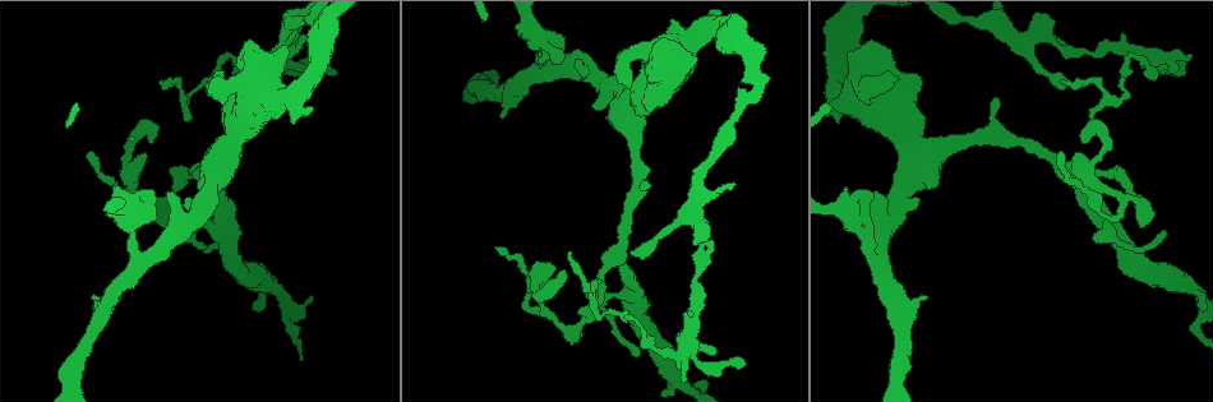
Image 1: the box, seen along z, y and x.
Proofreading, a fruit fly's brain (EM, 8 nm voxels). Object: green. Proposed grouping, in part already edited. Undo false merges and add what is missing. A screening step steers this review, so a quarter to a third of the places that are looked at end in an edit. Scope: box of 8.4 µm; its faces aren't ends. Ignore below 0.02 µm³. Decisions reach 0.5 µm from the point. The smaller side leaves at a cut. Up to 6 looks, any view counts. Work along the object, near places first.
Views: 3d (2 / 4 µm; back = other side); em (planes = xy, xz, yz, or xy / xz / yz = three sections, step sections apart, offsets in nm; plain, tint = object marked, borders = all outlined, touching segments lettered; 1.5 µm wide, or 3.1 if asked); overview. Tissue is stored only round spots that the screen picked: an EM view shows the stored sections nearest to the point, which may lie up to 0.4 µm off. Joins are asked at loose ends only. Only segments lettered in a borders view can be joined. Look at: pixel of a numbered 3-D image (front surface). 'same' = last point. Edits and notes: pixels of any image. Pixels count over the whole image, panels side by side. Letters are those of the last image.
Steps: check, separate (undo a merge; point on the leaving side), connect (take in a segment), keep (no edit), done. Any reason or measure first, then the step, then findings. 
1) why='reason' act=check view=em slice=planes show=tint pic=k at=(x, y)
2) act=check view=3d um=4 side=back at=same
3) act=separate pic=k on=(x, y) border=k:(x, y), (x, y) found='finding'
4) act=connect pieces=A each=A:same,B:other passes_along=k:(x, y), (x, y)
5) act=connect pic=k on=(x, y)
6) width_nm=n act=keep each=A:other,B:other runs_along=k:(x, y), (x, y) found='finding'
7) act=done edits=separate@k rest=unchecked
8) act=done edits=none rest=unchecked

why='sharp bend' act=check view=em slice=planes show=borders pic=1 at=(1159, 65)

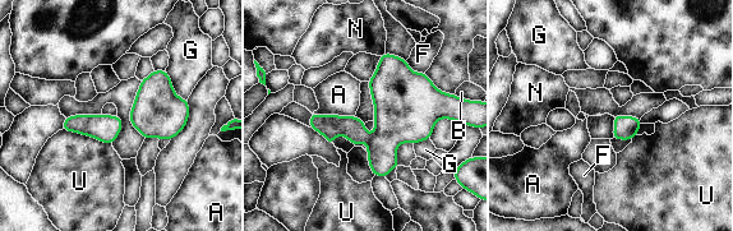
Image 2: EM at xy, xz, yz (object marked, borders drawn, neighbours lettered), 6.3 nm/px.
longest_contact=U:340nm act=separate pic=2 on=(353, 128) each=A:other,B:other,F:other,G:other,N:other,U:other border=2:(370, 137), (367, 142) found='two cells meet here'

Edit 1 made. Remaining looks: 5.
act=check view=overview

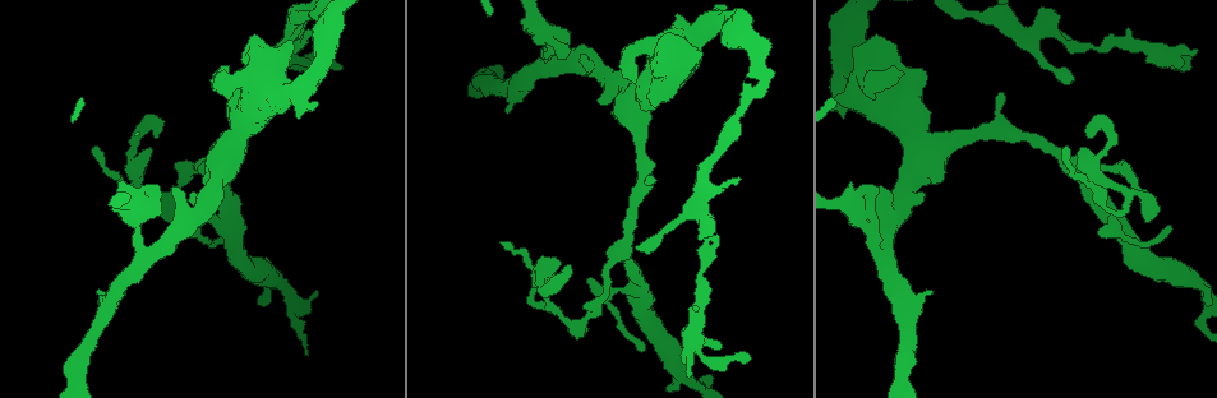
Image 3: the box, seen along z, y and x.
why='stops while still wide' act=check view=3d um=4 pic=3 at=(656, 106)

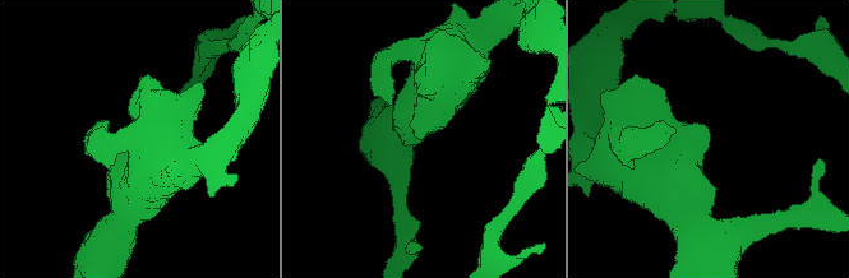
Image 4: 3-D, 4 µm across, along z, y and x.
act=check view=em slice=xy step=8 show=borders pic=4 at=(707, 138)

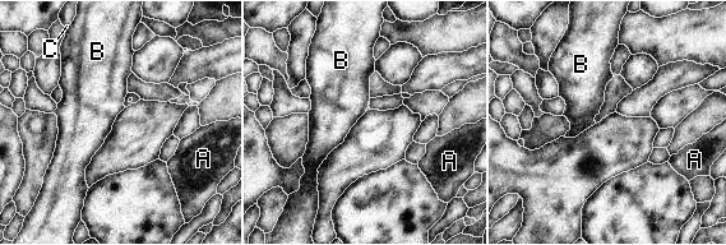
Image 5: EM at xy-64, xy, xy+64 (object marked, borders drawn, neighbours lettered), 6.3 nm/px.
why='another direction' act=check view=em slice=planes show=borders at=same

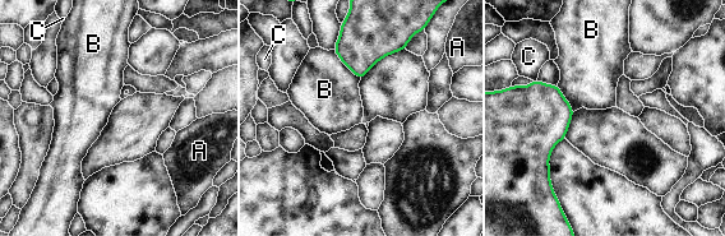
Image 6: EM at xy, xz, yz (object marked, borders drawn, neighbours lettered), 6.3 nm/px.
act=keep each=A:other,B:other,C:other border=6:(333, 49), (336, 55), (360, 79) found='no lettered segment goes on from it'

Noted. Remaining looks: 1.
act=done edits=separate@2 rest=unchecked

